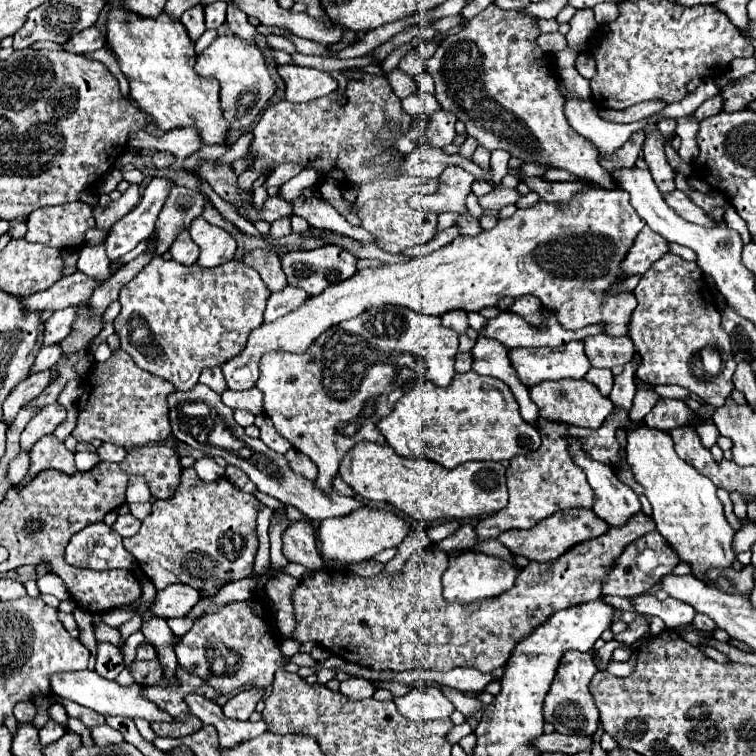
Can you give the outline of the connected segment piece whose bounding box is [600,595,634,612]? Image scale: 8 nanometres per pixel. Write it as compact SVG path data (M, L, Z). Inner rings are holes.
M601 595L600 597L603 601L607 602L614 608L622 609L623 611L631 611L633 612L633 608L631 606L631 602L627 597L619 597L619 596L610 596L610 595Z

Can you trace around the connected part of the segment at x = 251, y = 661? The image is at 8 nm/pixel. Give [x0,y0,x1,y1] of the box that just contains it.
[175,598,317,696]

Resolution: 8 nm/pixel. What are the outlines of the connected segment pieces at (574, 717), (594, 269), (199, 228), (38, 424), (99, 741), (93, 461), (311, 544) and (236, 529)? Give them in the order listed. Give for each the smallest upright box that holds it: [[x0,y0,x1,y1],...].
[[545,650,599,734],[221,186,645,390],[189,216,237,268],[21,402,67,450],[91,726,123,746],[74,452,99,472],[283,516,325,572],[123,468,265,592]]

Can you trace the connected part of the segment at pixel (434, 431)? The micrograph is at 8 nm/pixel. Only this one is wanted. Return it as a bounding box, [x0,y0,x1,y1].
[377,370,541,468]

